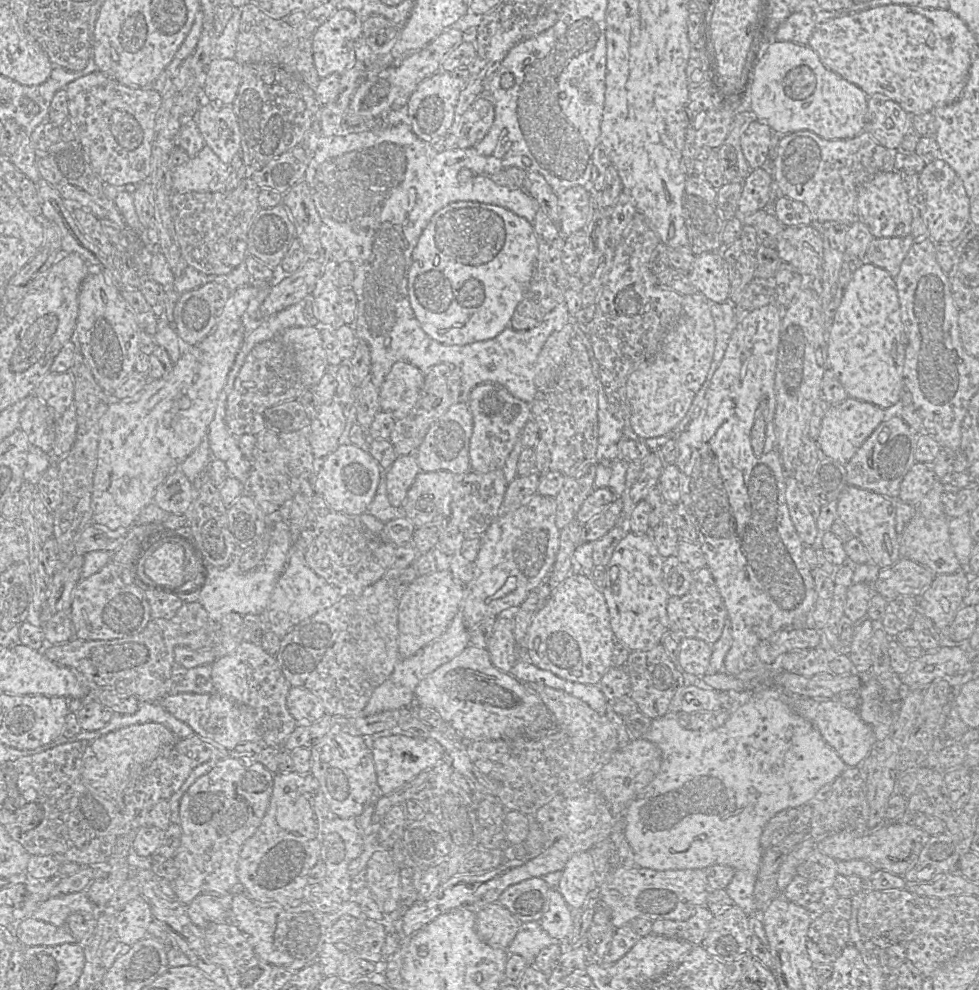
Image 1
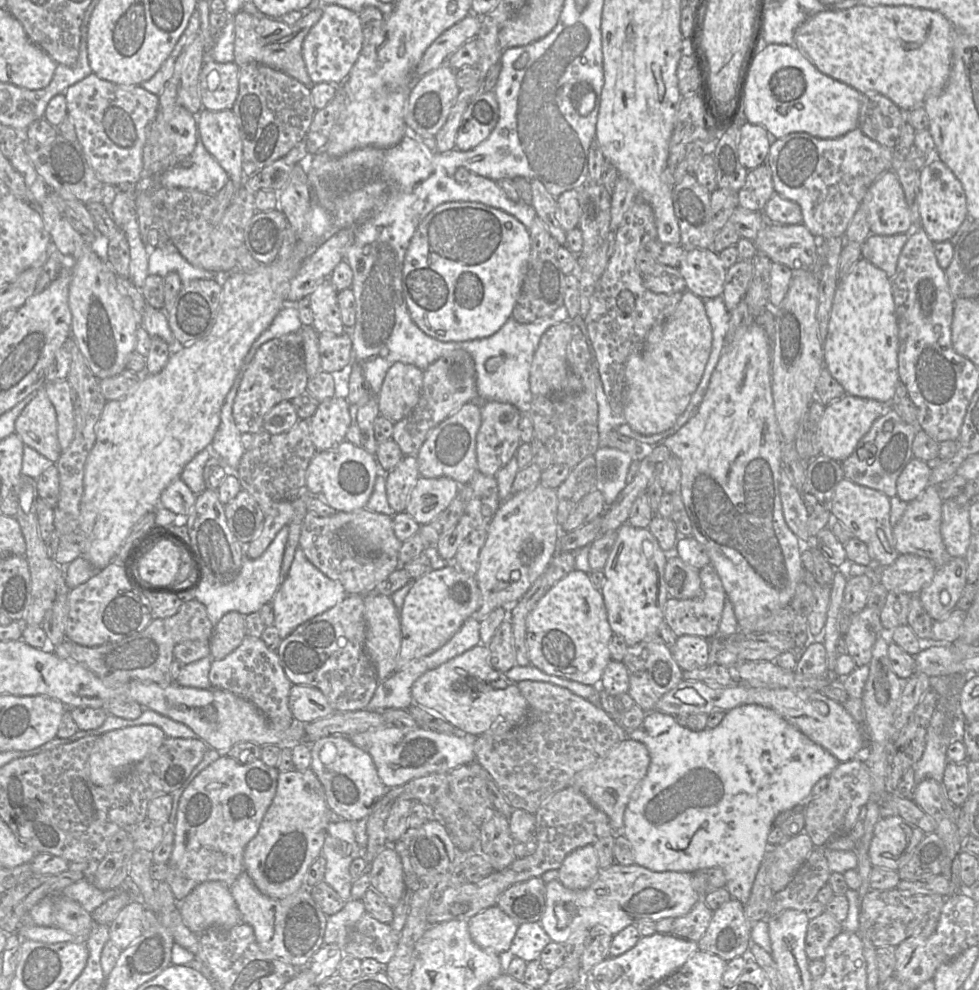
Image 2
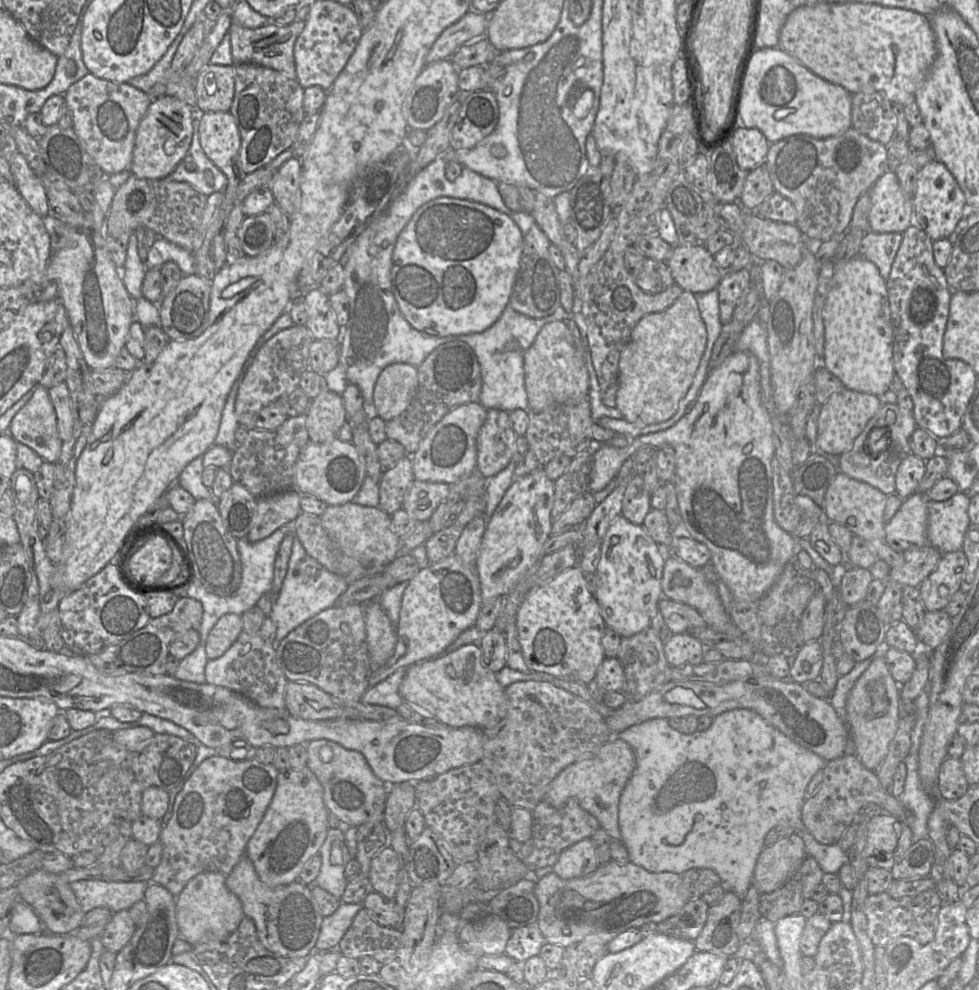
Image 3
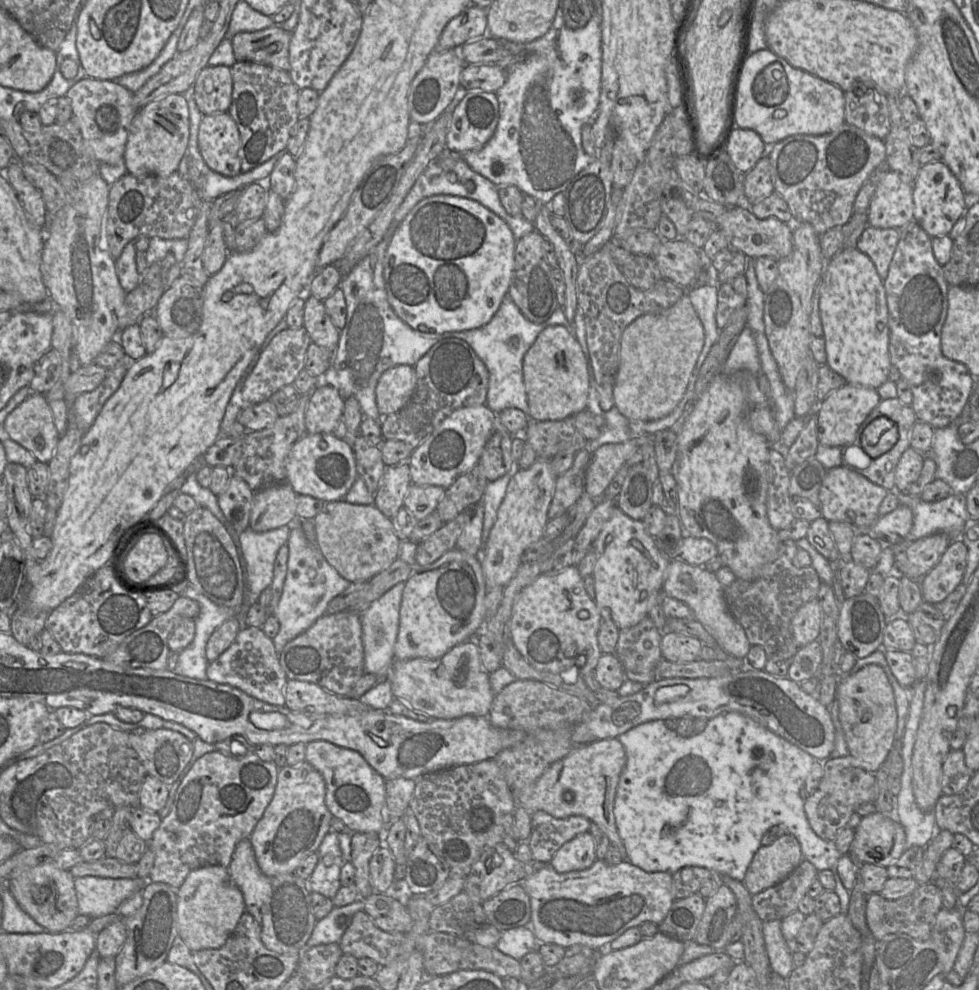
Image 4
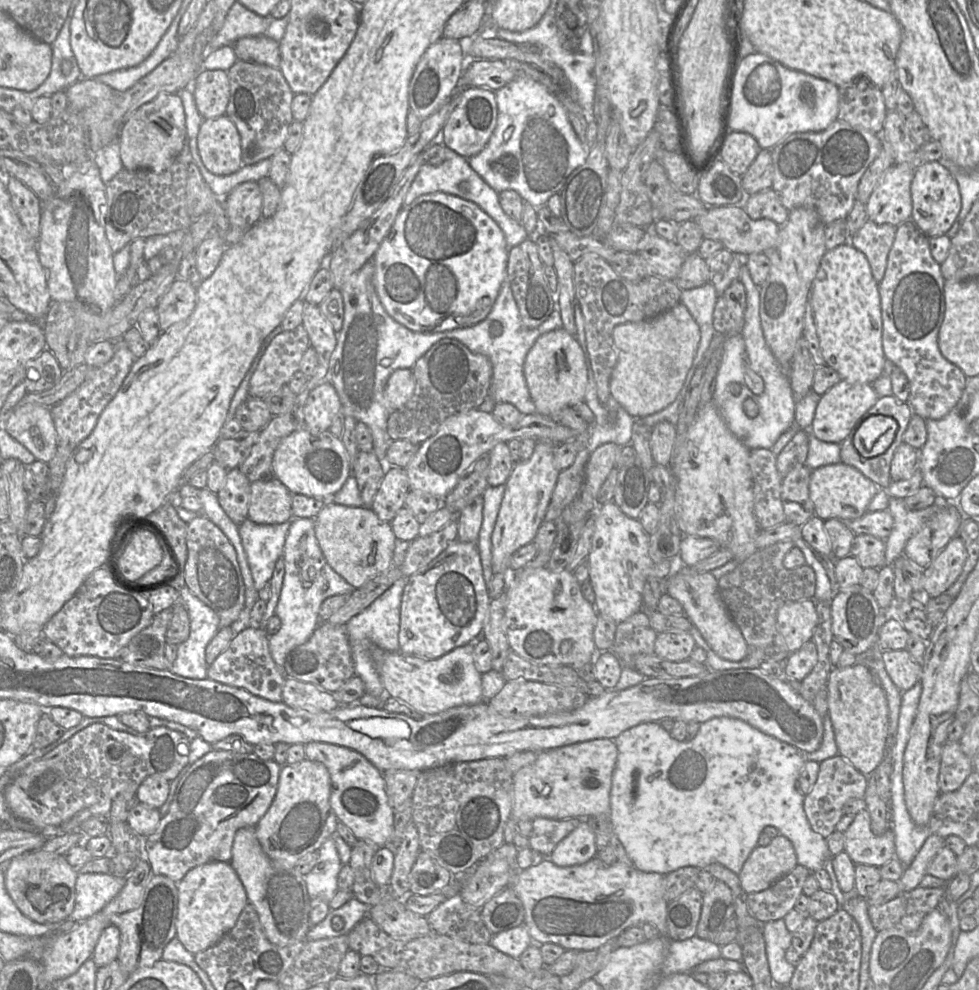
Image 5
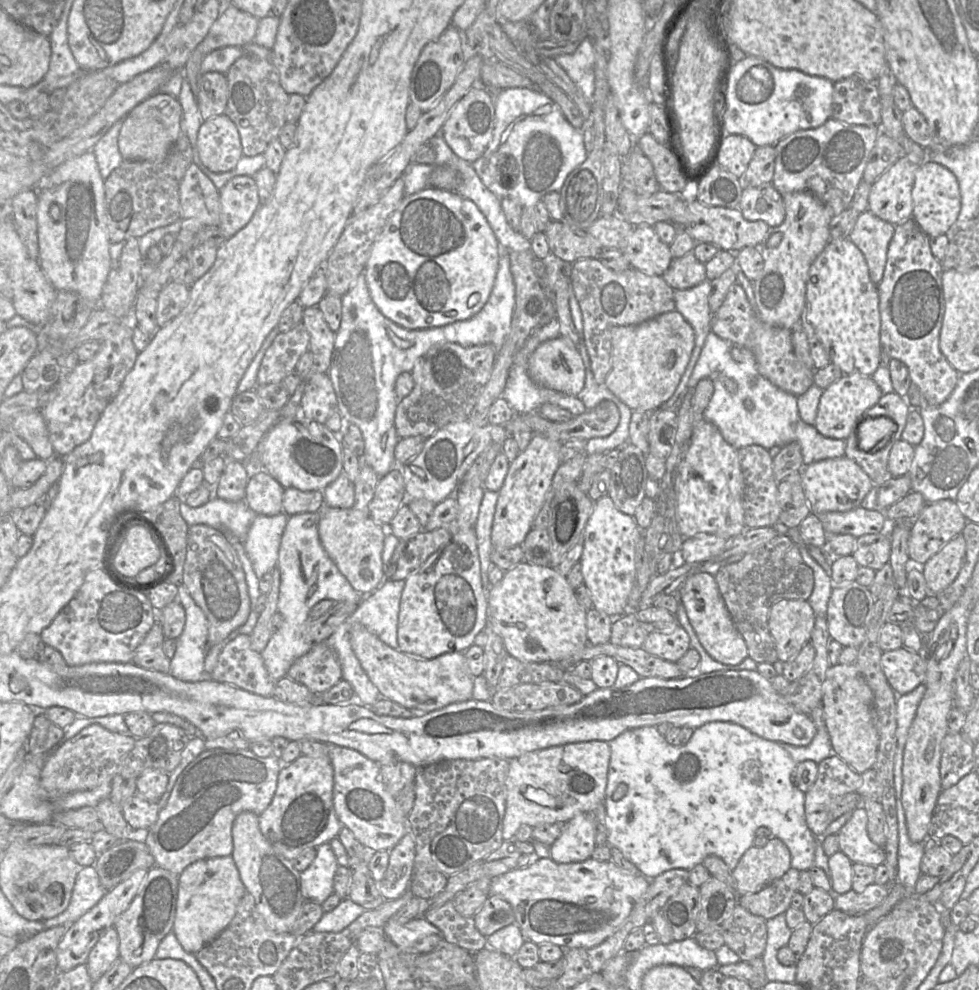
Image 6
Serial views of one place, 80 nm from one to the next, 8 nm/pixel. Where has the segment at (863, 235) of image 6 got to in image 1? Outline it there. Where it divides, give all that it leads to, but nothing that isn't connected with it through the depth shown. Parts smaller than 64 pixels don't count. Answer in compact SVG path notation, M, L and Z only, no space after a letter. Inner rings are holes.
M910 234L892 238L873 238L867 248L865 260L884 269L895 279L913 242L914 238Z

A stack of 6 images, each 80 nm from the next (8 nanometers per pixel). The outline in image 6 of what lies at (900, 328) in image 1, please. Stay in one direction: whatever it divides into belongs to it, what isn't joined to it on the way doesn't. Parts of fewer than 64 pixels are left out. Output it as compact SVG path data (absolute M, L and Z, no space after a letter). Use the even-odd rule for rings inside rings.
M830 238L827 246L812 263L806 283L806 306L810 312L810 320L831 363L838 366L844 374L858 373L863 376L872 376L880 366L882 351L879 295L877 285L870 279L863 254L850 239Z

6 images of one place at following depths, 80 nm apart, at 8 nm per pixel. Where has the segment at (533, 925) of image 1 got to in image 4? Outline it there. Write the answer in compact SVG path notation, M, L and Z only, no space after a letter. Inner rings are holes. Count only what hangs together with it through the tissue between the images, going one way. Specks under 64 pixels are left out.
M532 924L502 931L496 948L520 961L531 951L538 951L538 942L531 931Z

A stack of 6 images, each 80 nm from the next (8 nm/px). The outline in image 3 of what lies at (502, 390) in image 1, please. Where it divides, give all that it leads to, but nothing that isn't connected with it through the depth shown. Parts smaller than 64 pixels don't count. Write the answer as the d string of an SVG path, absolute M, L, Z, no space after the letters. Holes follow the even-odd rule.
M487 409L486 420L477 438L477 470L490 479L504 470L512 460L517 434L509 412Z

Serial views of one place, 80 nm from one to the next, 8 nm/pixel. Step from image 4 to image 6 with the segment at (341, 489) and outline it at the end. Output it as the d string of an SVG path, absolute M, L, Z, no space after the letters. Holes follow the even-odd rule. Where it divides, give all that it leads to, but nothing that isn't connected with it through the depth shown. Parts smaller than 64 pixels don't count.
M301 416L293 421L278 420L258 444L256 454L263 469L284 488L293 487L301 491L322 491L343 472L341 440L324 424L305 421Z

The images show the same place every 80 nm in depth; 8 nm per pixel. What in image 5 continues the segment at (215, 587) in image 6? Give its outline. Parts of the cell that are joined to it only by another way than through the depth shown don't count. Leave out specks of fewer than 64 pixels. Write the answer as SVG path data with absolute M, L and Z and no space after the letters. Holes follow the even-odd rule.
M203 514L187 524L186 545L188 551L184 568L186 586L217 613L220 628L231 626L245 604L245 586L234 546L223 531Z

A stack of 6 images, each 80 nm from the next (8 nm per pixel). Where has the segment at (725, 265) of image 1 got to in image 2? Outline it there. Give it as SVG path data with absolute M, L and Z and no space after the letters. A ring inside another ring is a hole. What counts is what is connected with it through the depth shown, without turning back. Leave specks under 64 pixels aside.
M713 249L687 251L678 267L688 291L701 299L721 296L727 268Z

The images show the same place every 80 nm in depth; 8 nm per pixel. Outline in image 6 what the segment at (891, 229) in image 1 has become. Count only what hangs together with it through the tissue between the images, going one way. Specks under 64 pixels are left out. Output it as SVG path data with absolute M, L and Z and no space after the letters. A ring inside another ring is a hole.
M906 156L899 158L871 185L868 210L894 226L912 218L912 188L919 166Z

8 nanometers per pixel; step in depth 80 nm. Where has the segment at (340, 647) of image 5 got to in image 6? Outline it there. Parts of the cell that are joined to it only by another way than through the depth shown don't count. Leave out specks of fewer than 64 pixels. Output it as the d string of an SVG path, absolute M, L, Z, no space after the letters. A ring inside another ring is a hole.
M323 641L314 643L305 655L296 659L287 677L320 695L342 679L342 670L335 651Z

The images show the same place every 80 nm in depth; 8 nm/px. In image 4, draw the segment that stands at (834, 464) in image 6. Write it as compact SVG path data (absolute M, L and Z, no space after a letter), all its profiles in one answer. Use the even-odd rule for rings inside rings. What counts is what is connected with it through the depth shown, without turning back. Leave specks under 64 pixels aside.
M843 465L827 470L819 492L822 517L828 521L845 522L854 529L870 526L878 518L878 509L888 491L858 472Z

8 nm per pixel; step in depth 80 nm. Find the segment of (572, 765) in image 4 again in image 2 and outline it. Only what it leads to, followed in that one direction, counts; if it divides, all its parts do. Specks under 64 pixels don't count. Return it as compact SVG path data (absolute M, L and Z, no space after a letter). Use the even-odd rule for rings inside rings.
M626 738L616 744L602 759L579 771L571 786L608 816L614 833L621 833L627 804L635 788L646 776L649 765L650 755L647 747L639 741Z

